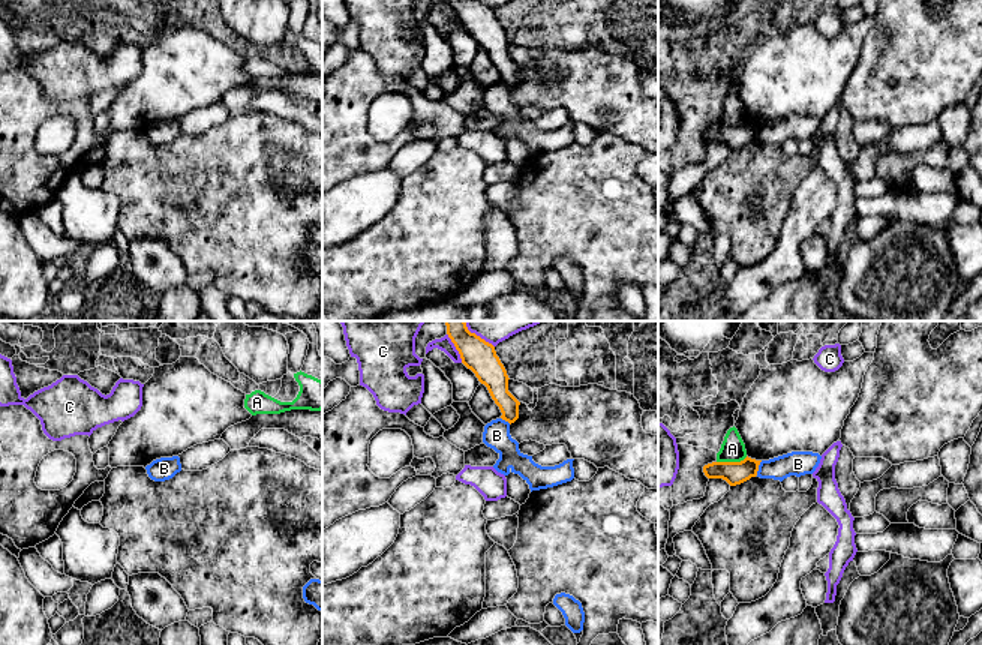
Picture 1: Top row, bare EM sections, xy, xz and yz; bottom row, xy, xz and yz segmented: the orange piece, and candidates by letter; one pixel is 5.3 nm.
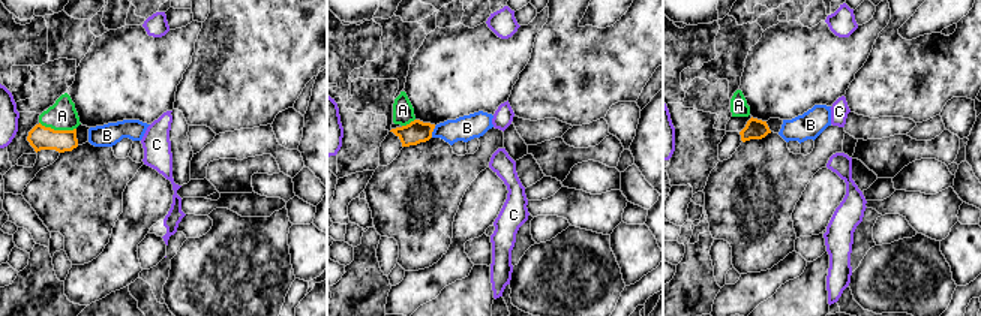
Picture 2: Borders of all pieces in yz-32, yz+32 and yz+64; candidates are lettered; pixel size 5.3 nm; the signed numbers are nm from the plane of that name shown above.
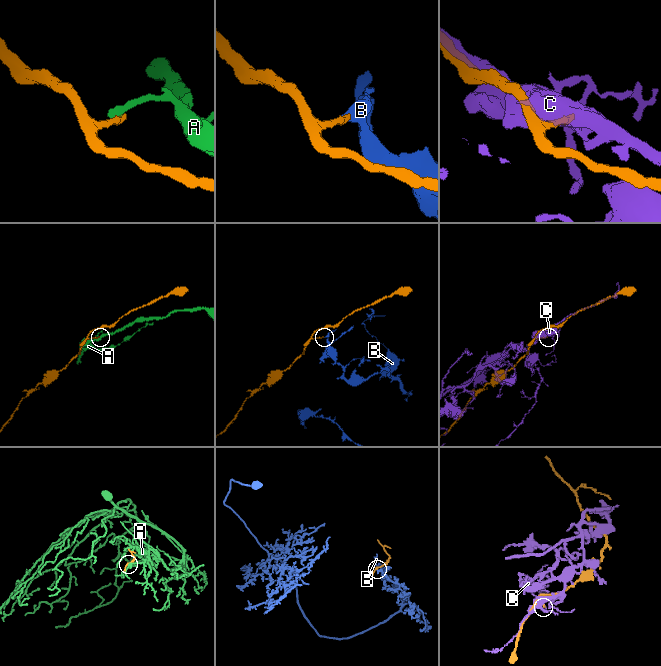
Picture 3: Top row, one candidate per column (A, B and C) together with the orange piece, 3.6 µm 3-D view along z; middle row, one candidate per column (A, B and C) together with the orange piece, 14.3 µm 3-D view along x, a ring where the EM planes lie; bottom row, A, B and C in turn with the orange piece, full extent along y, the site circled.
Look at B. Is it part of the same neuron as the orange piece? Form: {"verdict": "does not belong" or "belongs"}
{"verdict": "does not belong"}

